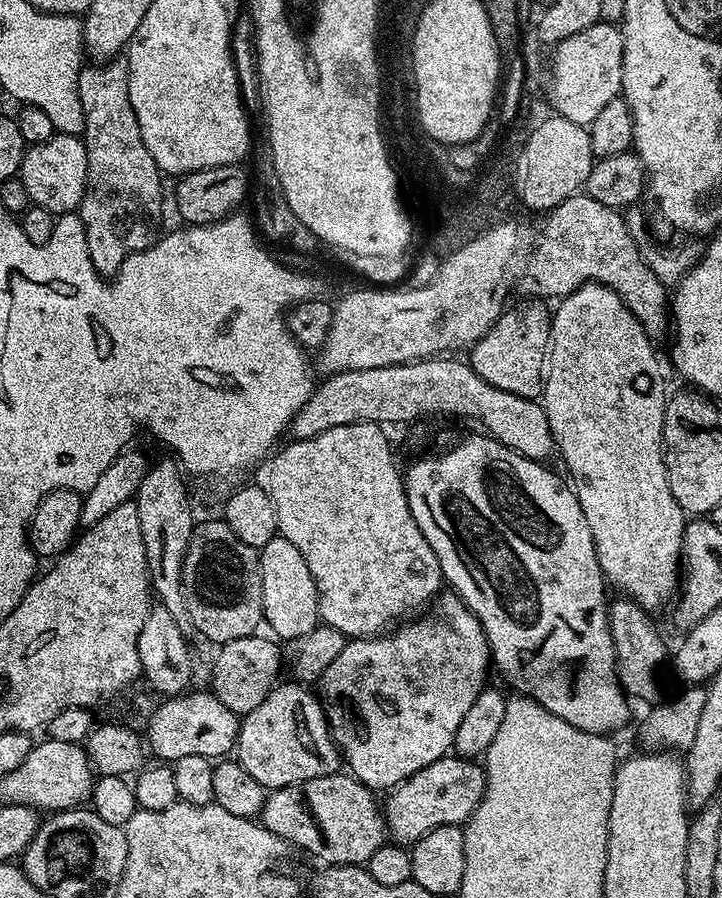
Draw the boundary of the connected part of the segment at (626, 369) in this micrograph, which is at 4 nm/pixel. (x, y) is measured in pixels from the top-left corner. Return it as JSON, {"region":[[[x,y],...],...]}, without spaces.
{"region":[[[584,284],[578,290],[563,297],[560,304],[552,312],[552,338],[550,351],[546,361],[546,379],[544,381],[544,395],[542,403],[544,413],[550,422],[552,442],[555,451],[560,452],[564,464],[568,467],[567,475],[574,485],[574,491],[582,510],[586,514],[586,522],[590,525],[590,534],[594,538],[594,546],[598,554],[600,569],[604,572],[604,579],[609,585],[617,588],[617,593],[623,594],[627,599],[633,600],[645,610],[660,608],[668,599],[671,601],[678,592],[678,577],[682,572],[682,557],[684,554],[684,525],[686,513],[680,509],[678,502],[674,502],[674,494],[670,494],[670,482],[666,478],[664,465],[664,409],[666,395],[664,396],[664,372],[660,369],[660,360],[652,349],[654,340],[648,336],[641,326],[638,318],[634,316],[623,304],[622,298],[614,289],[604,284]]]}

